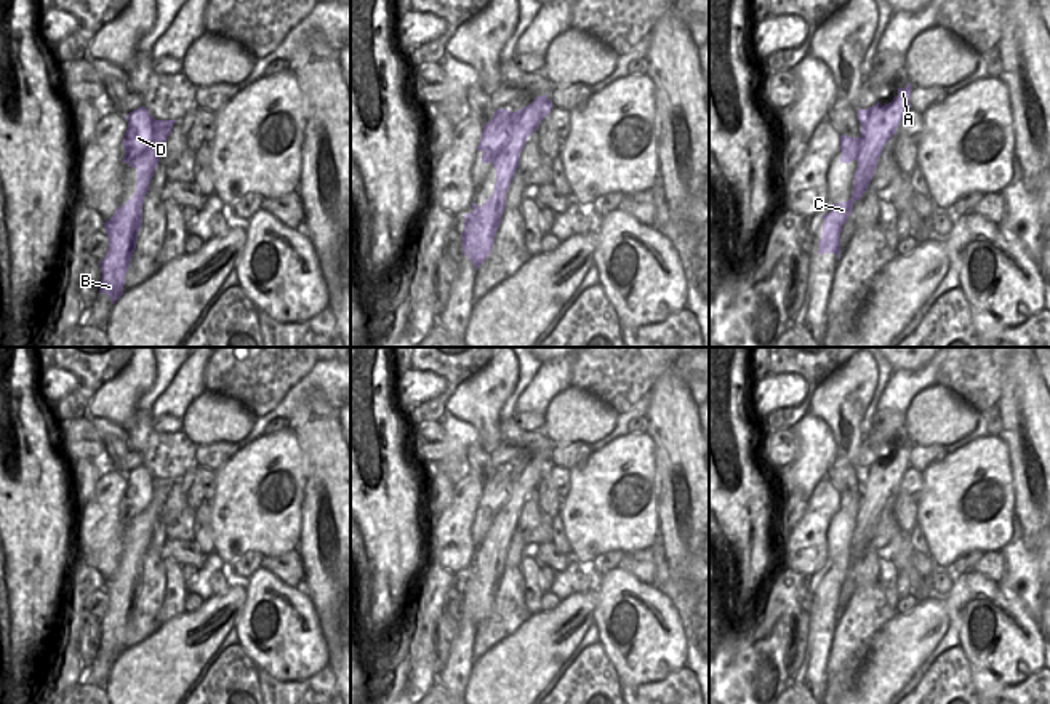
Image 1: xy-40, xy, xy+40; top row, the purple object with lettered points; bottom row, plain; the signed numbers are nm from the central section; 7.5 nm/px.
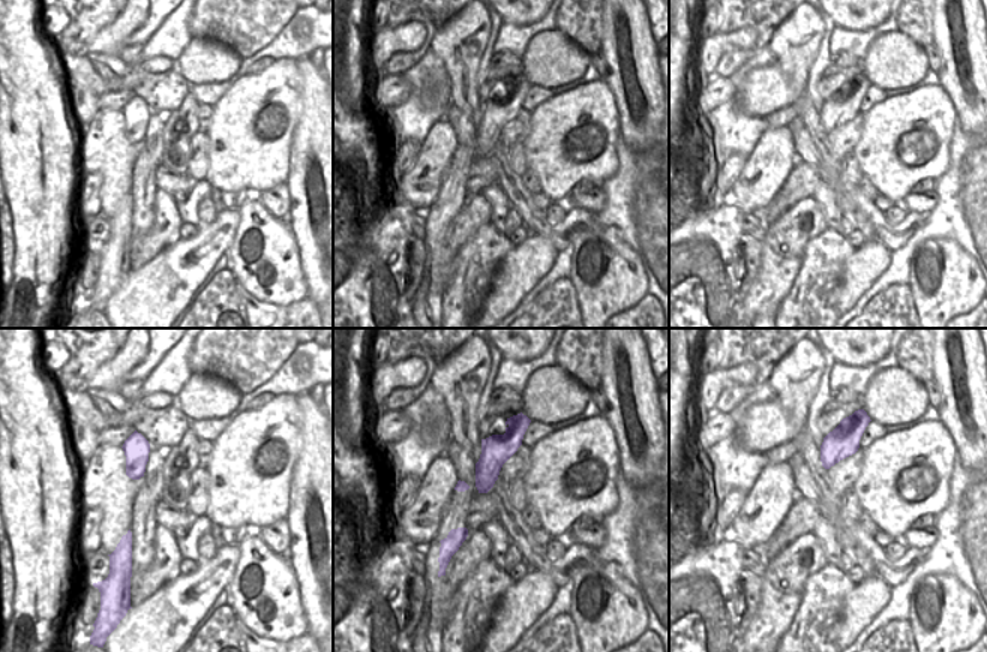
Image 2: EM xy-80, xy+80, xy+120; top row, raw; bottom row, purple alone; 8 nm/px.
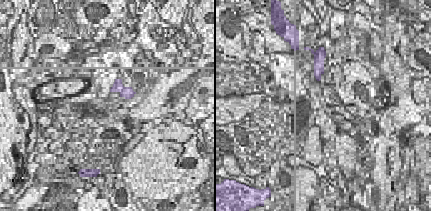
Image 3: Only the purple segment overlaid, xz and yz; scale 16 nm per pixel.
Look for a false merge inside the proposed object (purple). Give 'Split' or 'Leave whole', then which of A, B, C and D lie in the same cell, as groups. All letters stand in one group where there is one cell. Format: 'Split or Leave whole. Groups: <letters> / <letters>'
Split. Groups: A B C / D.

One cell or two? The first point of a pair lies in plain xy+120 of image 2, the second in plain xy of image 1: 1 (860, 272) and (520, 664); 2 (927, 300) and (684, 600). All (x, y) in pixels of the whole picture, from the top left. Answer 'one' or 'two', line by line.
1: one
2: two

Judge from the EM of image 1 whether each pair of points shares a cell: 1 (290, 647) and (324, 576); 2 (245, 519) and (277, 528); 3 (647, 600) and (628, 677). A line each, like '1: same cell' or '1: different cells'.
1: different cells
2: same cell
3: same cell

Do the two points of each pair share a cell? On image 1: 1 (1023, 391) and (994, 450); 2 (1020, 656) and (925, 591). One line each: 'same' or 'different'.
1: different
2: same

